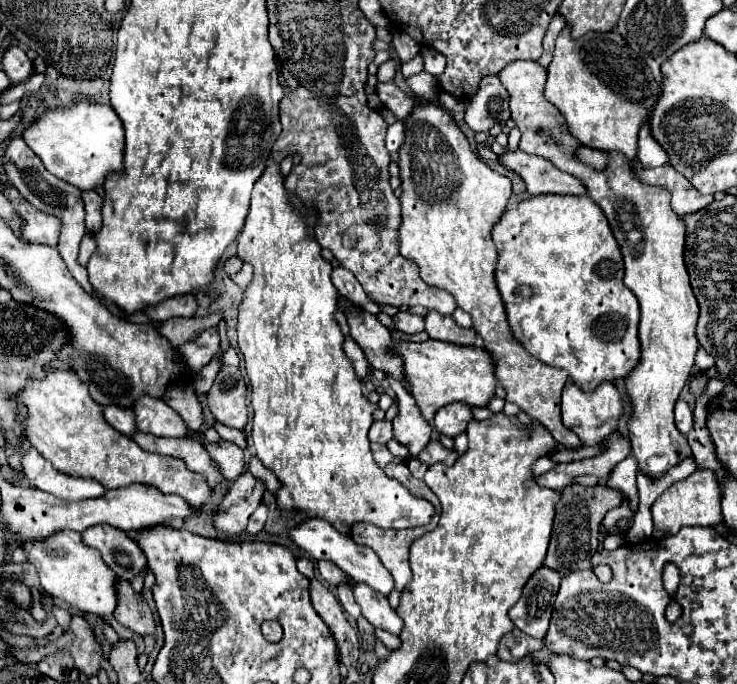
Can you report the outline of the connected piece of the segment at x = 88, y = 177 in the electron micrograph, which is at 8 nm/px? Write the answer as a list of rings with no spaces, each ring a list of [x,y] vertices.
[[[77,102],[69,108],[49,110],[23,132],[23,140],[53,176],[77,186],[81,192],[103,188],[109,174],[121,174],[125,170],[123,124],[111,106]]]

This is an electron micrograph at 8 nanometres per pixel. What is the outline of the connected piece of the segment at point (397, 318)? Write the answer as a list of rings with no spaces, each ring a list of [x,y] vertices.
[[[407,312],[395,314],[393,322],[395,322],[395,328],[401,330],[401,332],[405,332],[405,334],[415,334],[415,332],[423,330],[423,318],[407,314]]]

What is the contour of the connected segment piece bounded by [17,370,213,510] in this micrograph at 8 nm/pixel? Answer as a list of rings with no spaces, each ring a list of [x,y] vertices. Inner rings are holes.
[[[51,370],[45,380],[29,382],[17,402],[29,408],[25,420],[27,440],[57,470],[69,476],[93,478],[107,490],[129,484],[151,484],[161,494],[179,494],[193,510],[203,510],[209,502],[213,488],[205,484],[205,476],[197,476],[183,460],[145,452],[129,436],[111,428],[103,418],[103,408],[91,400],[89,390],[75,374]]]

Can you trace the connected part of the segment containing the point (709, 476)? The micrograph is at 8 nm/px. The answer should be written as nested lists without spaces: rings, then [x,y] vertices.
[[[695,470],[689,478],[669,486],[651,506],[653,526],[665,536],[677,534],[683,526],[717,526],[721,524],[721,494],[713,470]]]

